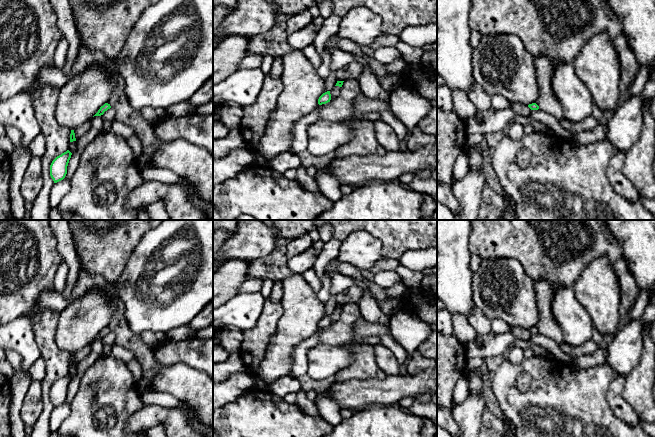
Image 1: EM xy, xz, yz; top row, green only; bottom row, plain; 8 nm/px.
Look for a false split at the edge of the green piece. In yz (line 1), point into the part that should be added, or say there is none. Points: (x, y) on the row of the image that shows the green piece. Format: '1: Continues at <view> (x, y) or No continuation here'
1: No continuation here

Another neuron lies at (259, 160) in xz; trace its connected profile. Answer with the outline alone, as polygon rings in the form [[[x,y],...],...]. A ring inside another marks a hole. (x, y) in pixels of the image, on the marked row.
[[[256,151],[253,166],[266,167],[267,163],[268,163],[267,159]]]

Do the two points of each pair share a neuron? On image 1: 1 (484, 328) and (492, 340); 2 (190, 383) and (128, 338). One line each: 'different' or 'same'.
1: different
2: same

